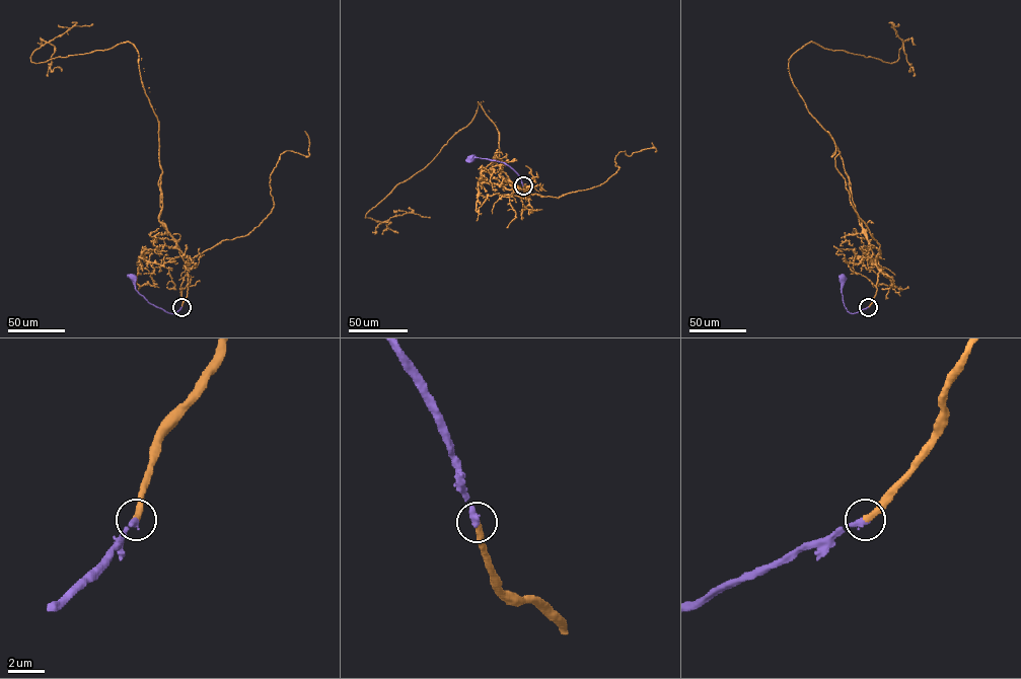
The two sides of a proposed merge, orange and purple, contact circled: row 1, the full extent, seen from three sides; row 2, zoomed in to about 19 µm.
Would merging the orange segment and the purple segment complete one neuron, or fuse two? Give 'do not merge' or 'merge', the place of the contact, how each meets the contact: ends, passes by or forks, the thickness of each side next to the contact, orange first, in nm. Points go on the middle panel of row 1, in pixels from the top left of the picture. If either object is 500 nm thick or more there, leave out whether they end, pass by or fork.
merge | (523, 185) | orange ends | purple ends | 360/340 nm

